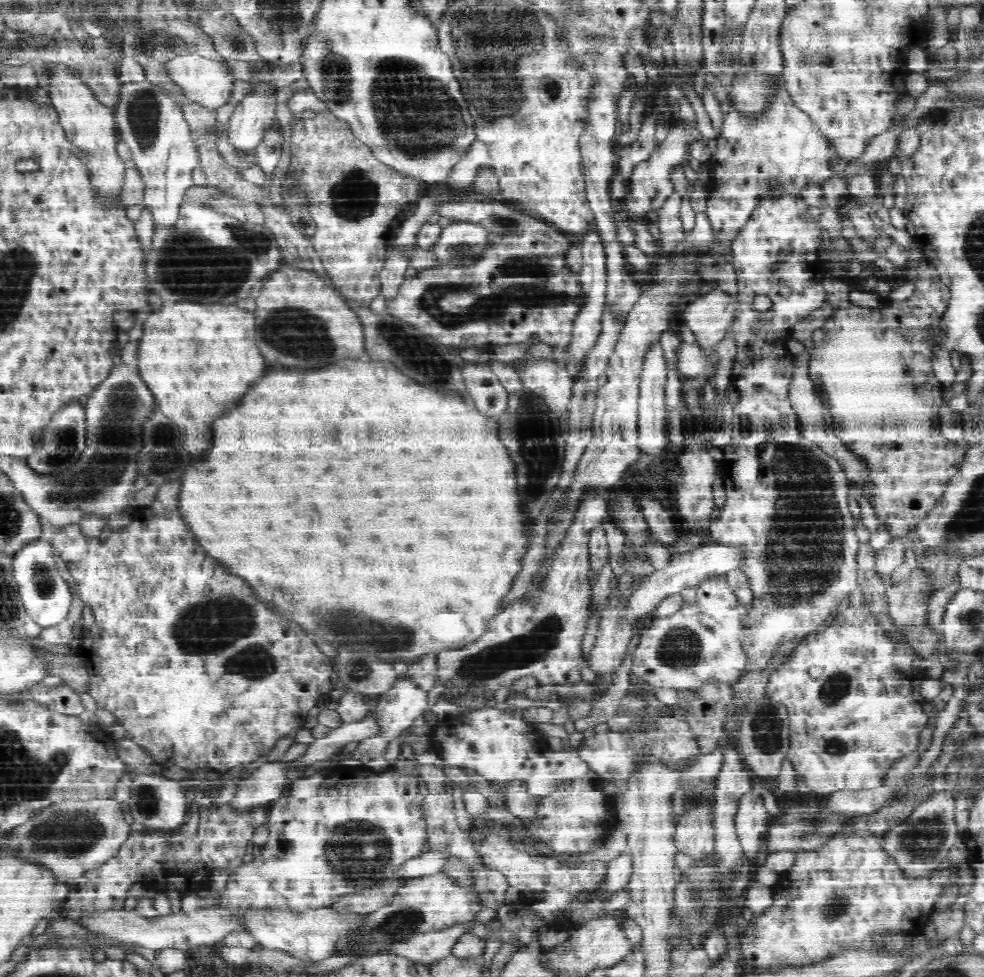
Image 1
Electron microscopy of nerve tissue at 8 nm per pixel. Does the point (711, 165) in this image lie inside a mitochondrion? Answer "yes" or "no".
no

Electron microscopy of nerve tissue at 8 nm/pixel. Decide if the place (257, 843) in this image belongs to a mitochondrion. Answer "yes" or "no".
no

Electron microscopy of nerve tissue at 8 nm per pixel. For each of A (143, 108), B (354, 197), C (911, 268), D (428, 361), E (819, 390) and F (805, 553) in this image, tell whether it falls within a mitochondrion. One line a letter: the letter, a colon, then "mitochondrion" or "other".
A: mitochondrion
B: mitochondrion
C: other
D: mitochondrion
E: other
F: mitochondrion

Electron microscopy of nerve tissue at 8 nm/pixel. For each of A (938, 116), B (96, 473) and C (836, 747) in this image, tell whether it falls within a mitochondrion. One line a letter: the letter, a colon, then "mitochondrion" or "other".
A: other
B: mitochondrion
C: mitochondrion

